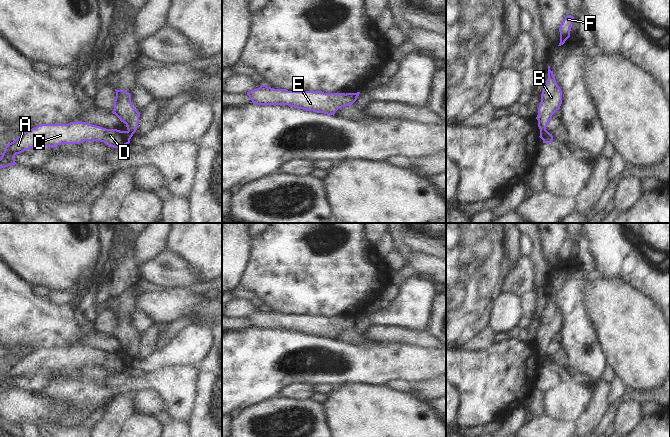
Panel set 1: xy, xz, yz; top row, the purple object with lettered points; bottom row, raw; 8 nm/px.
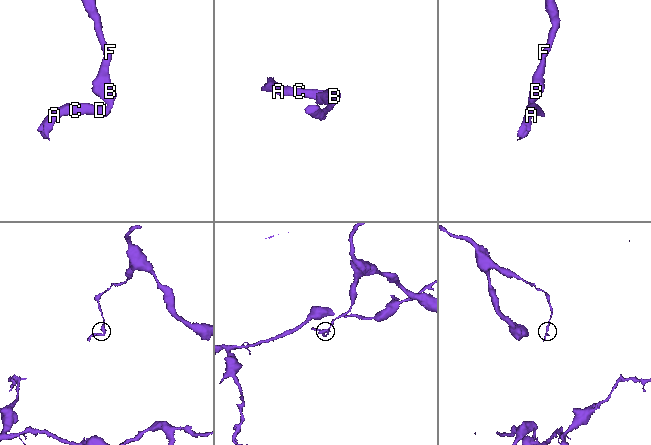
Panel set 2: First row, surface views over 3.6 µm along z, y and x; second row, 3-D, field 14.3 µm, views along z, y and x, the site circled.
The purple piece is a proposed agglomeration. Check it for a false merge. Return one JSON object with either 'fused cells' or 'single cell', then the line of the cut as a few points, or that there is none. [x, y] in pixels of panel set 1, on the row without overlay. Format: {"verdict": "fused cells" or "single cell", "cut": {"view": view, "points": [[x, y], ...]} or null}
{"verdict": "fused cells", "cut": {"view": "xy", "points": [[128, 354], [133, 357]]}}

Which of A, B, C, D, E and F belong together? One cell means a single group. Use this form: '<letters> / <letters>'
A C D E / B F

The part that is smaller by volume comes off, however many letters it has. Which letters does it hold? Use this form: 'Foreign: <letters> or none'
Foreign: A, C, D, E.

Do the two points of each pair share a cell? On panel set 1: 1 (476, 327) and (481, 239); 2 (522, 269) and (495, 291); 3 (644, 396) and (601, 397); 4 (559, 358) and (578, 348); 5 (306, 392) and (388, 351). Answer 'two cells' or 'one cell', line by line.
1: one cell
2: two cells
3: two cells
4: two cells
5: two cells

